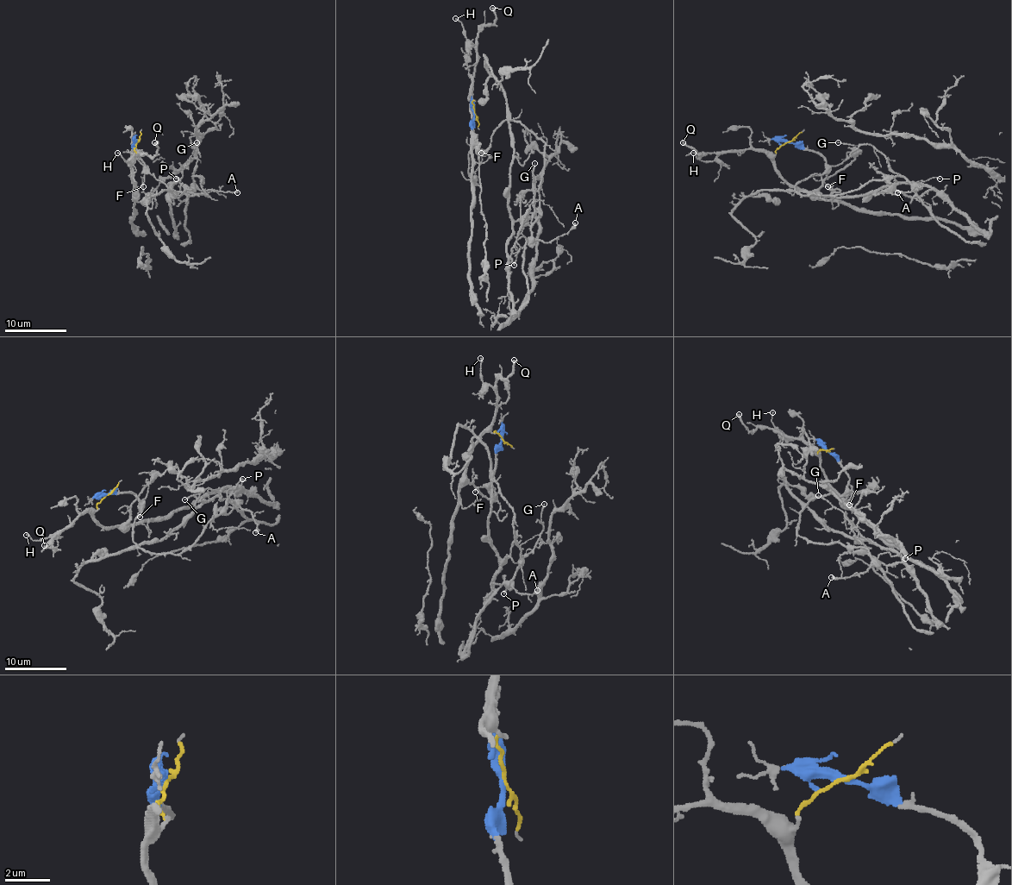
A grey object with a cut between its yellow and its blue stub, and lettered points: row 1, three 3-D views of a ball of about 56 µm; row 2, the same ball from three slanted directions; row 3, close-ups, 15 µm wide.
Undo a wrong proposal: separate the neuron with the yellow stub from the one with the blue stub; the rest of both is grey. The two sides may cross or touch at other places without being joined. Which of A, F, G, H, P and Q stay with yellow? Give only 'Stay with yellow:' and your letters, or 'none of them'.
Stay with yellow: H, Q

